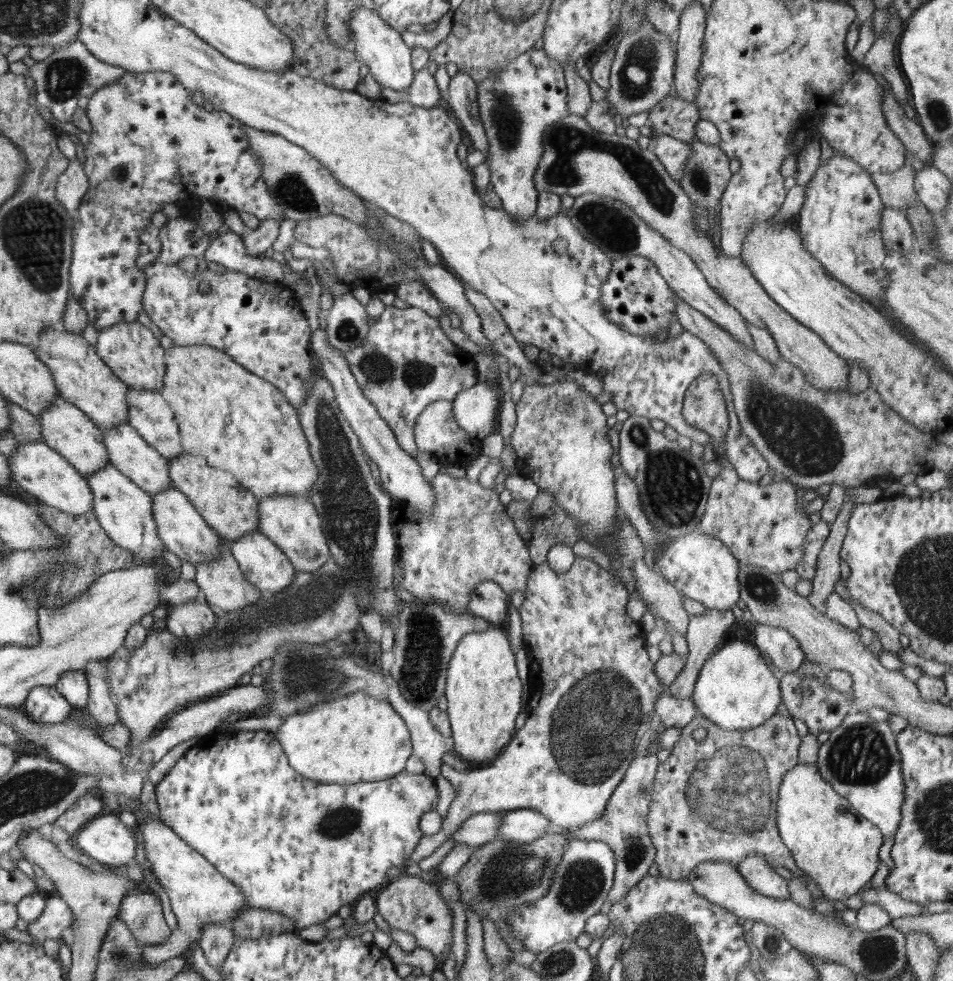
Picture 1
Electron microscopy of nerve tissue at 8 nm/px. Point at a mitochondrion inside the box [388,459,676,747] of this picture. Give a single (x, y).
(420, 669)

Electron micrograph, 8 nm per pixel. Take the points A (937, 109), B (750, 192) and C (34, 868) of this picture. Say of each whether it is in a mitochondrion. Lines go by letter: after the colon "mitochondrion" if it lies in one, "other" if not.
A: mitochondrion
B: other
C: other

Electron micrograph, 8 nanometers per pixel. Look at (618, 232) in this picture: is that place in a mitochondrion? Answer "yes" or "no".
yes

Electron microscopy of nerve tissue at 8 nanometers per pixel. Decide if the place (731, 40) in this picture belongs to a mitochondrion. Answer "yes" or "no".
no

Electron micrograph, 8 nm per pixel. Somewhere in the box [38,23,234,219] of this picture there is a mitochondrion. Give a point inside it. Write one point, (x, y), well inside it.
(65, 78)

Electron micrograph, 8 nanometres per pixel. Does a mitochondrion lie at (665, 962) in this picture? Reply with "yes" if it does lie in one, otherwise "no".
yes

